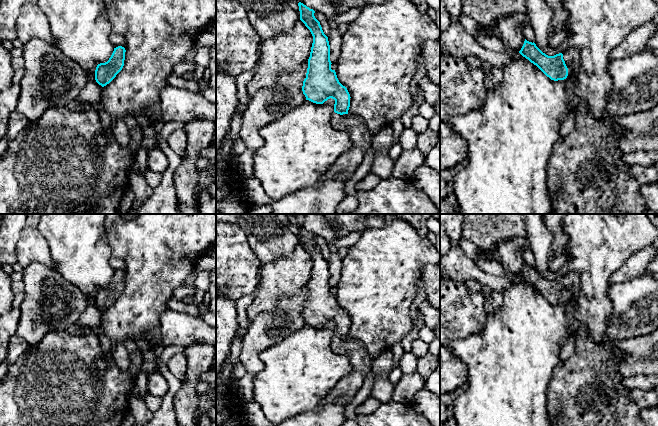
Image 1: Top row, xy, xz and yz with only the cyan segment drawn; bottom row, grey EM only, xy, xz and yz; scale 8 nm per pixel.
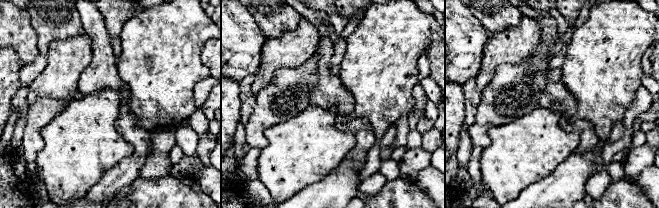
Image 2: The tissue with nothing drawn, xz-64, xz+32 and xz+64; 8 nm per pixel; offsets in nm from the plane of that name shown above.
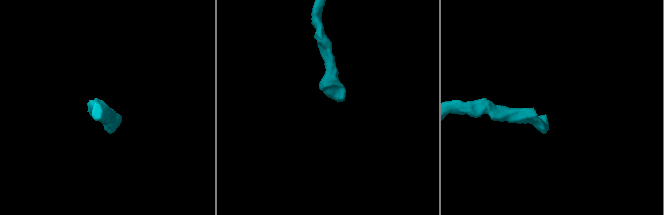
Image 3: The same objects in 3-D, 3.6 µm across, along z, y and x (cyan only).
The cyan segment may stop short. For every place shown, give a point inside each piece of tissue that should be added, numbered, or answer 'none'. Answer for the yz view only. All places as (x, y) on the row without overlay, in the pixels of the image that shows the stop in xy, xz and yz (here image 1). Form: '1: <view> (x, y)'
1: yz (571, 280)

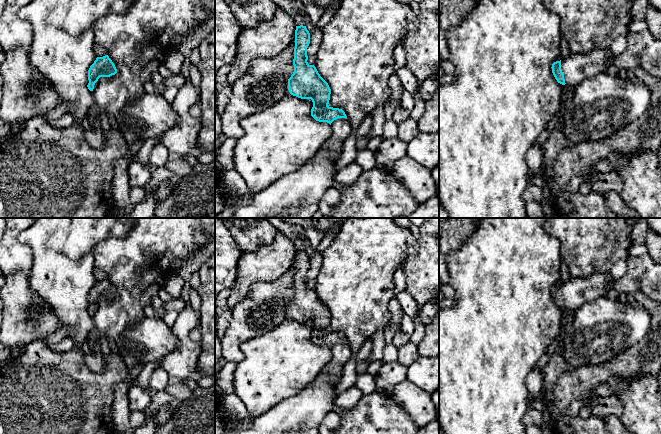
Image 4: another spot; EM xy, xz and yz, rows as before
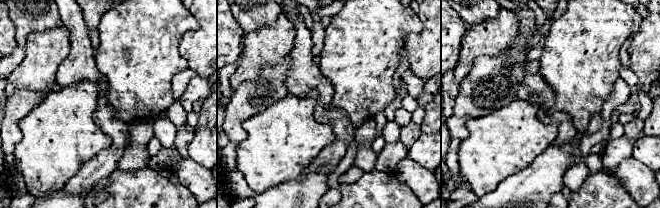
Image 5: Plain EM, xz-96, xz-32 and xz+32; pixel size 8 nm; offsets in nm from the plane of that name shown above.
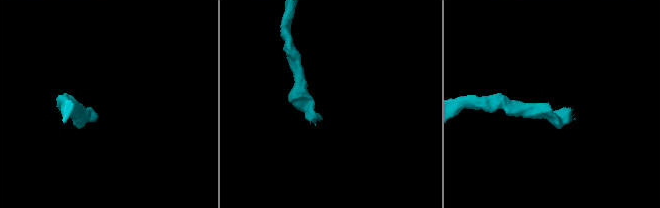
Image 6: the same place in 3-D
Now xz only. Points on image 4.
1: xz (341, 353)

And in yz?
1: yz (576, 291)

